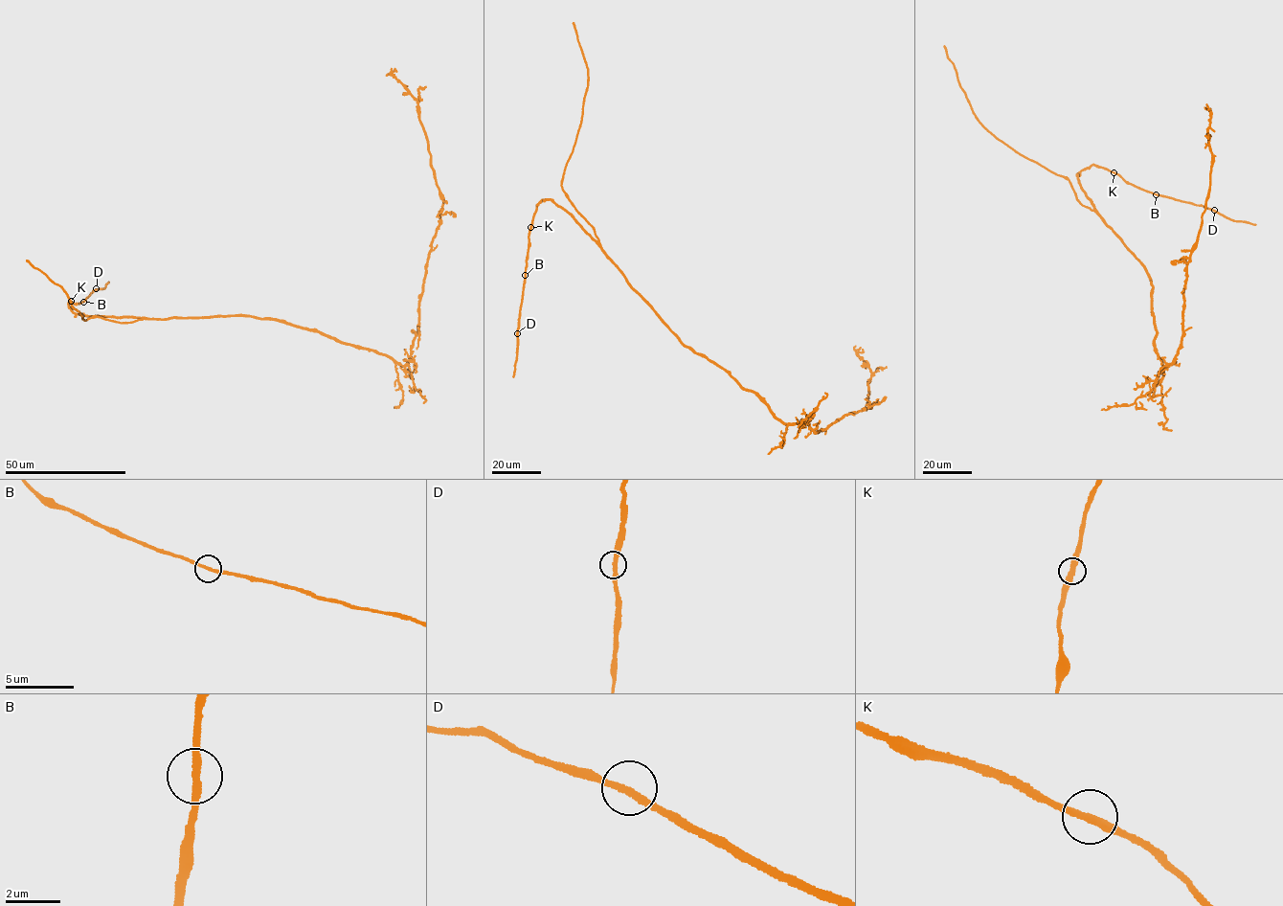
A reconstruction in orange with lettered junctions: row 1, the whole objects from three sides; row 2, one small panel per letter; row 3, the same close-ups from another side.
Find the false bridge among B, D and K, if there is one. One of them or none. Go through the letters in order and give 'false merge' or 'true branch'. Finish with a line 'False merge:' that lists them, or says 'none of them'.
B: true branch
D: true branch
K: true branch
False merge: none of them

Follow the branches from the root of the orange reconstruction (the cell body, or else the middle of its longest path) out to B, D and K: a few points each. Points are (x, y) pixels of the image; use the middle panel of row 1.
B: (723, 369), (682, 344), (595, 241), (568, 213), (550, 199), (543, 199), (536, 205), (528, 237), (525, 275)
D: (723, 369), (682, 344), (595, 241), (568, 213), (550, 199), (543, 199), (536, 205), (529, 230), (517, 333)
K: (723, 369), (682, 344), (595, 241), (564, 210), (550, 199), (543, 199), (536, 205), (530, 227)

